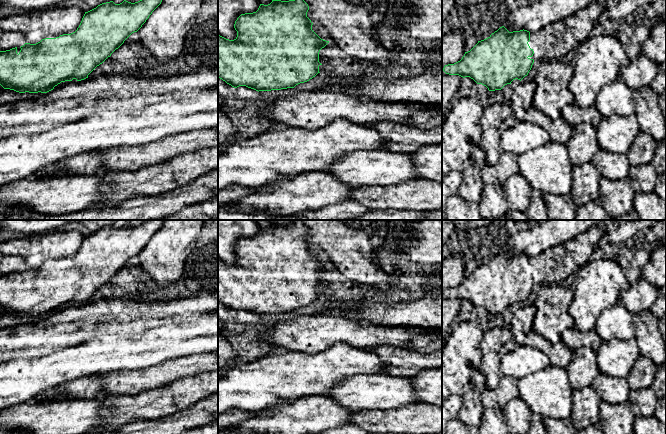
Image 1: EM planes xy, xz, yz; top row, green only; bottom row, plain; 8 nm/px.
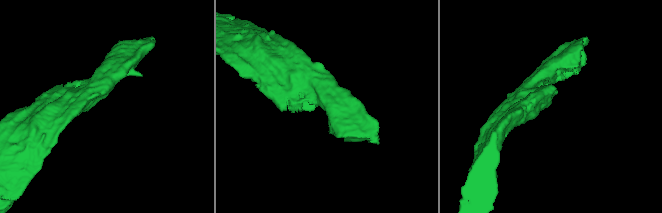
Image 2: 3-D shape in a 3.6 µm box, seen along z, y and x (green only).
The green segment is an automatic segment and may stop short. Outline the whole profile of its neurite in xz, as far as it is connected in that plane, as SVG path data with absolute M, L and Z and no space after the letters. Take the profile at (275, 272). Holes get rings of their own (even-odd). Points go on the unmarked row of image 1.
M302 222L281 225L272 224L268 229L260 228L253 237L241 238L235 245L237 261L226 263L218 258L218 301L234 312L246 310L256 315L271 315L294 312L315 301L319 296L319 276L329 265L321 263L313 254L307 241L308 228Z

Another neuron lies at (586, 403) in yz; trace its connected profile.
M593 386L573 390L570 418L577 432L600 422L601 402L601 396Z

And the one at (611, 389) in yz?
M600 373L592 386L601 396L602 401L609 403L628 403L631 389L627 379L611 377Z

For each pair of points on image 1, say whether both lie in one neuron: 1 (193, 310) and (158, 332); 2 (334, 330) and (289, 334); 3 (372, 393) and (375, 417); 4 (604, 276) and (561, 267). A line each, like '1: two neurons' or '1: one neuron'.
1: two neurons
2: one neuron
3: two neurons
4: two neurons

